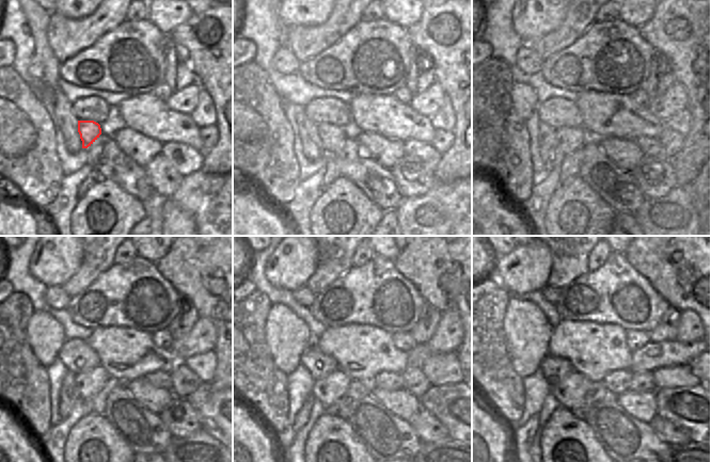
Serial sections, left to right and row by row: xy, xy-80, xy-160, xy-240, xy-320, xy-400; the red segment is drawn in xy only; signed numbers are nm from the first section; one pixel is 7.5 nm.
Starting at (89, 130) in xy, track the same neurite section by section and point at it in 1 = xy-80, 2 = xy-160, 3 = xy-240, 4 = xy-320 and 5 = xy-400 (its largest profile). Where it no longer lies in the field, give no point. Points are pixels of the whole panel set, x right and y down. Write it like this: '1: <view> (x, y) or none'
1: xy-80 (332, 137)
2: xy-160 (570, 139)
3: xy-240 (88, 384)
4: xy-320 (327, 391)
5: xy-400 (570, 391)

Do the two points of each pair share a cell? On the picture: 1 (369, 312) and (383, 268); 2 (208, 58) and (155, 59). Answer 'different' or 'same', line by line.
1: same
2: different

